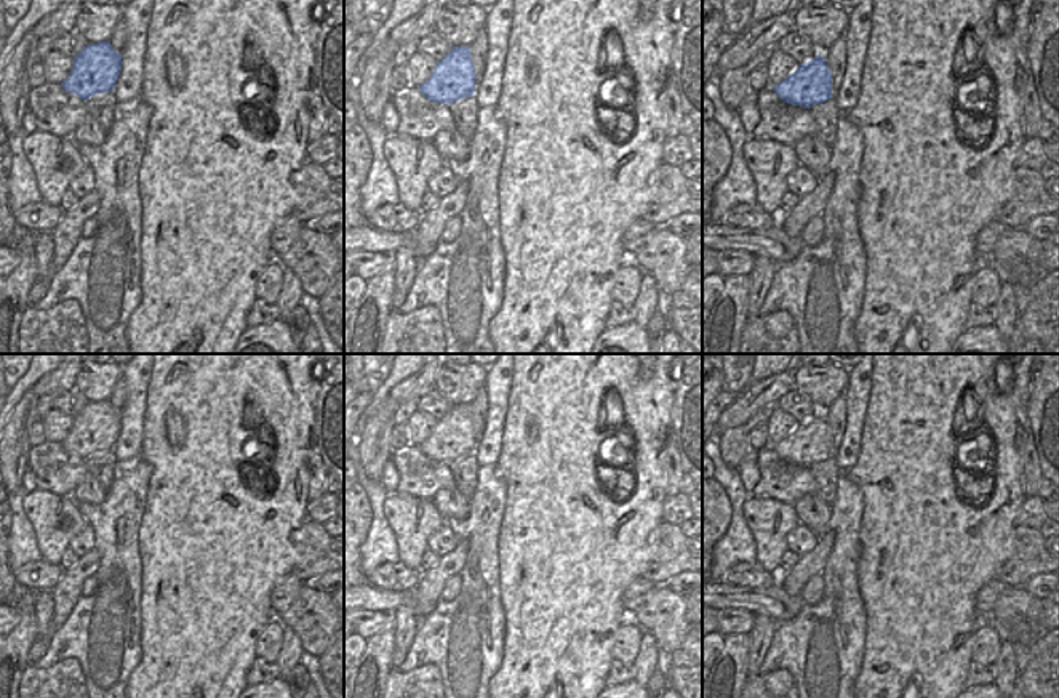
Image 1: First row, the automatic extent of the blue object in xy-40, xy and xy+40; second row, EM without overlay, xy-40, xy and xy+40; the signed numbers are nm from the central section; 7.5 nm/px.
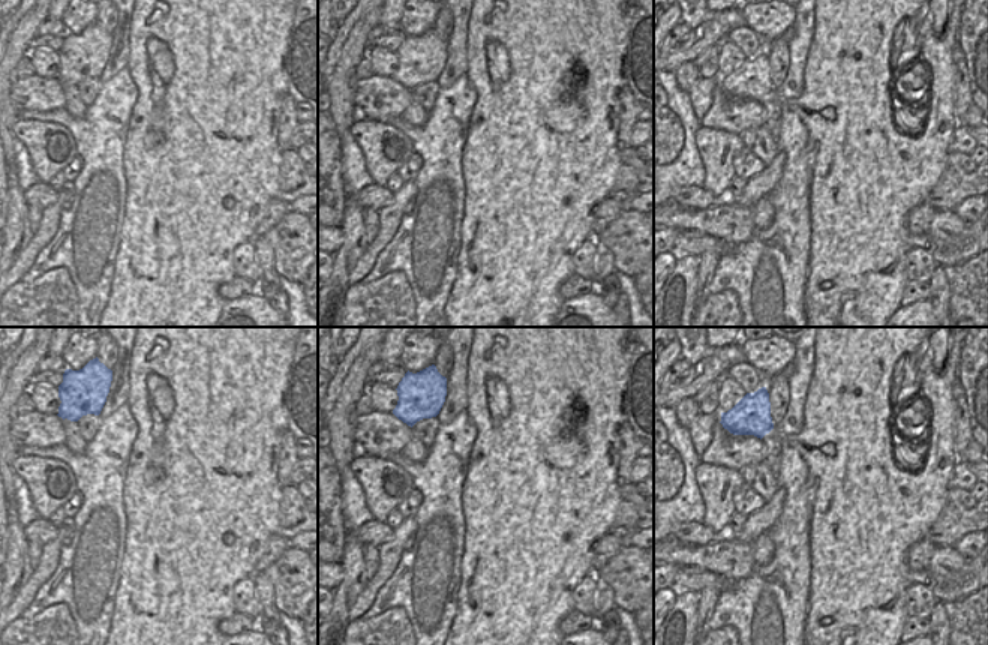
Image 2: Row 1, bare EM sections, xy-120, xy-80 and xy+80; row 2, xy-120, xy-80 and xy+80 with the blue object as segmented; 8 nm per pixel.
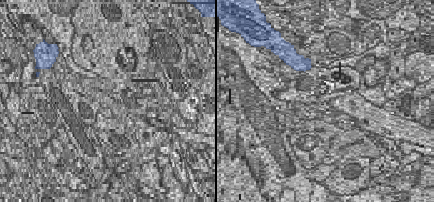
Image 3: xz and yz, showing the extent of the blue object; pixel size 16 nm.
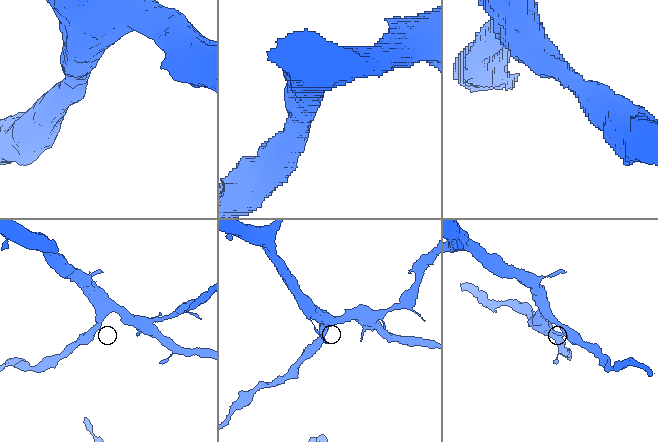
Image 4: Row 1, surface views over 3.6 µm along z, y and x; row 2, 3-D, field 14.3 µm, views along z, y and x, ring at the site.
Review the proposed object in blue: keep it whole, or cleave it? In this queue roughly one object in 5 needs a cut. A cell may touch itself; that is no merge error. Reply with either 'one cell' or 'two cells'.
one cell

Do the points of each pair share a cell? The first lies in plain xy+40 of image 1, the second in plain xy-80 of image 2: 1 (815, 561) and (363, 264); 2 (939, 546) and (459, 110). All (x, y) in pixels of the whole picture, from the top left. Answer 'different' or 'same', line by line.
1: same
2: different

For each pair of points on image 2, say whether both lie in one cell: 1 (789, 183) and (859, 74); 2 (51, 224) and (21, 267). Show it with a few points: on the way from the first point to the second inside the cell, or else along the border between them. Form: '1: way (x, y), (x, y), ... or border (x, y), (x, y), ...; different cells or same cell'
1: border (796, 113), (807, 134), (817, 144), (813, 177); different cells
2: way (44, 234), (27, 257); same cell

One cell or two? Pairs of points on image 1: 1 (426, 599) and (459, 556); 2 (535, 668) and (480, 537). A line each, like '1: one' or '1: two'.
1: one
2: two

